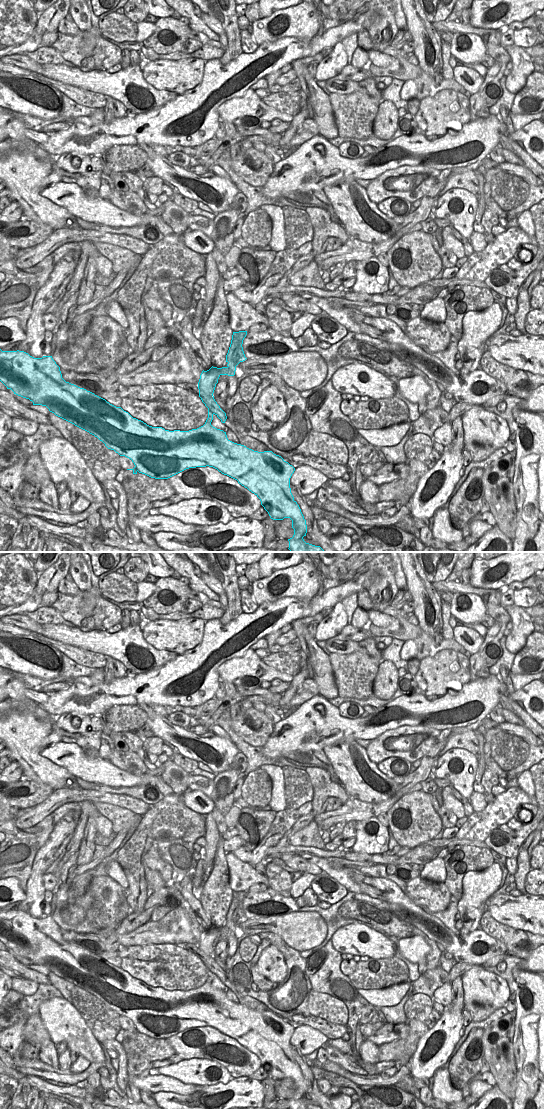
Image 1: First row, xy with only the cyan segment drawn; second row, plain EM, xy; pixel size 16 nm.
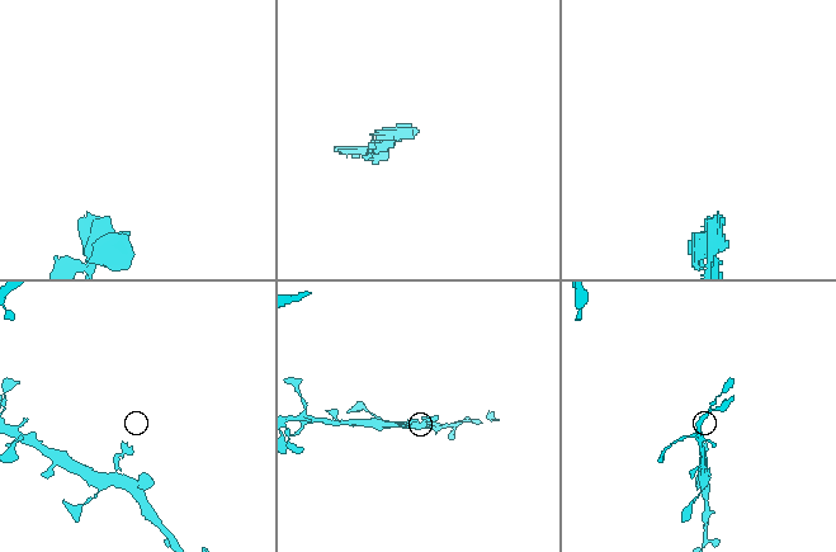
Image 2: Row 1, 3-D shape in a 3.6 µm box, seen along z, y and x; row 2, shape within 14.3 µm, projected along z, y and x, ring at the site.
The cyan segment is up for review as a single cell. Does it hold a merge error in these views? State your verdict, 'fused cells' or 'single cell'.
single cell

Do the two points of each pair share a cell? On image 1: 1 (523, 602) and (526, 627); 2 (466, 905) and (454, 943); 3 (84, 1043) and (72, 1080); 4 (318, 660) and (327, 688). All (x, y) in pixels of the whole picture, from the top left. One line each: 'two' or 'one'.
1: two
2: two
3: two
4: one

